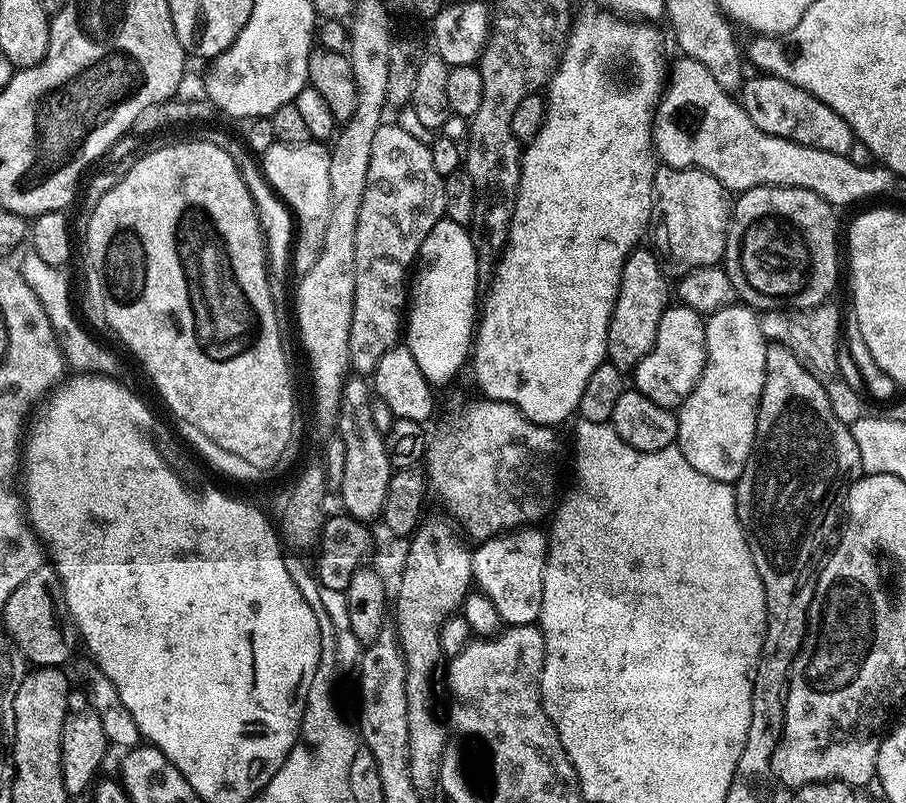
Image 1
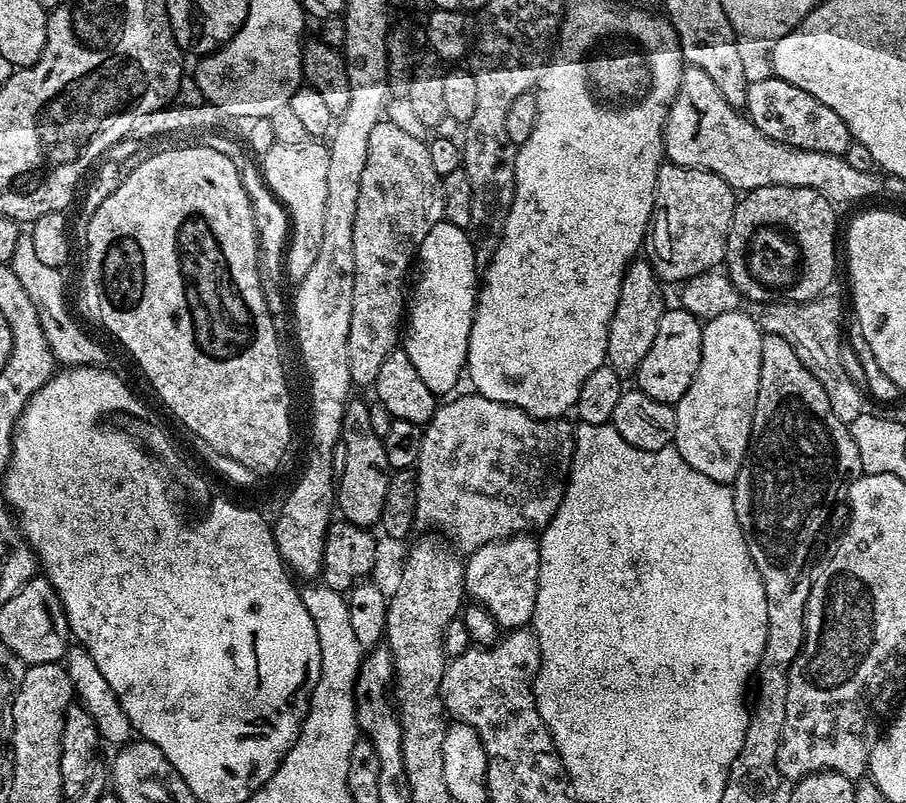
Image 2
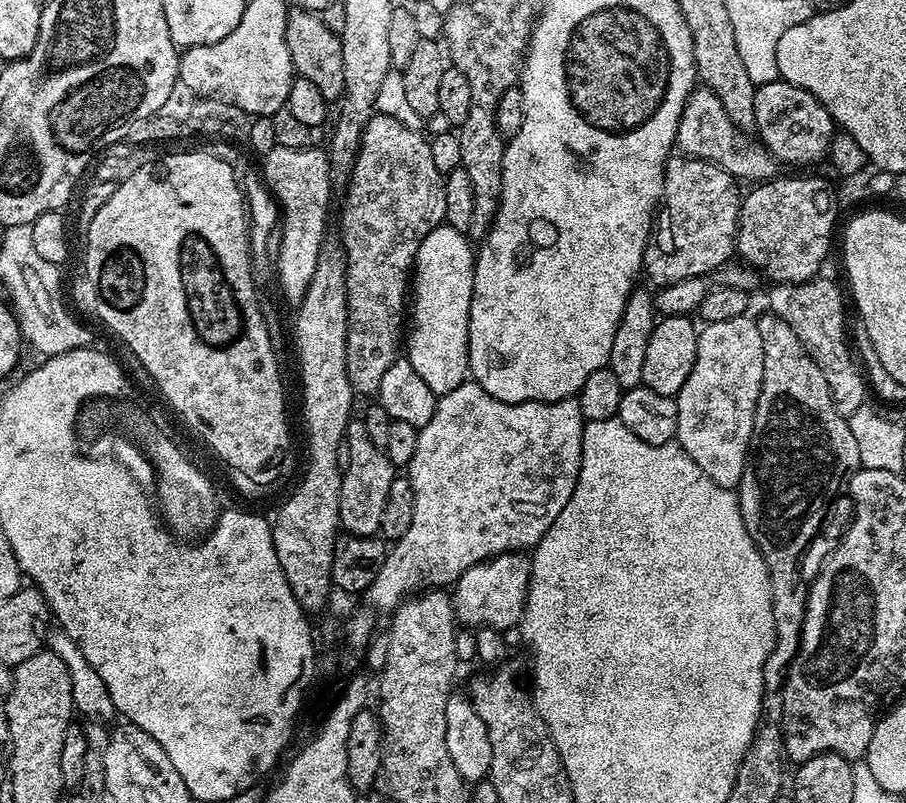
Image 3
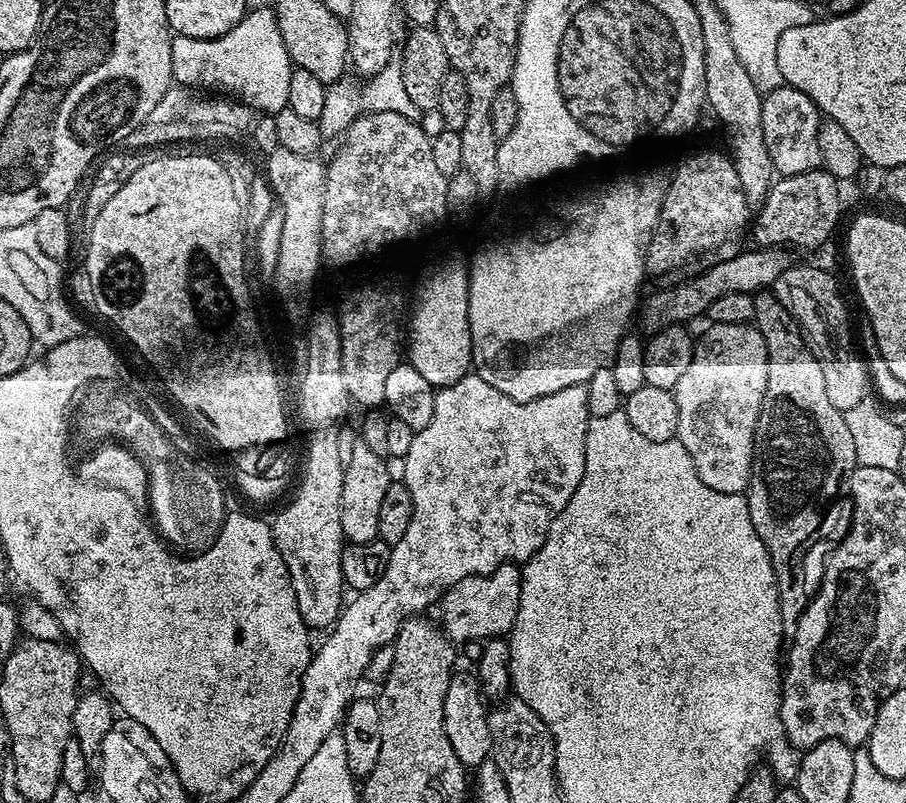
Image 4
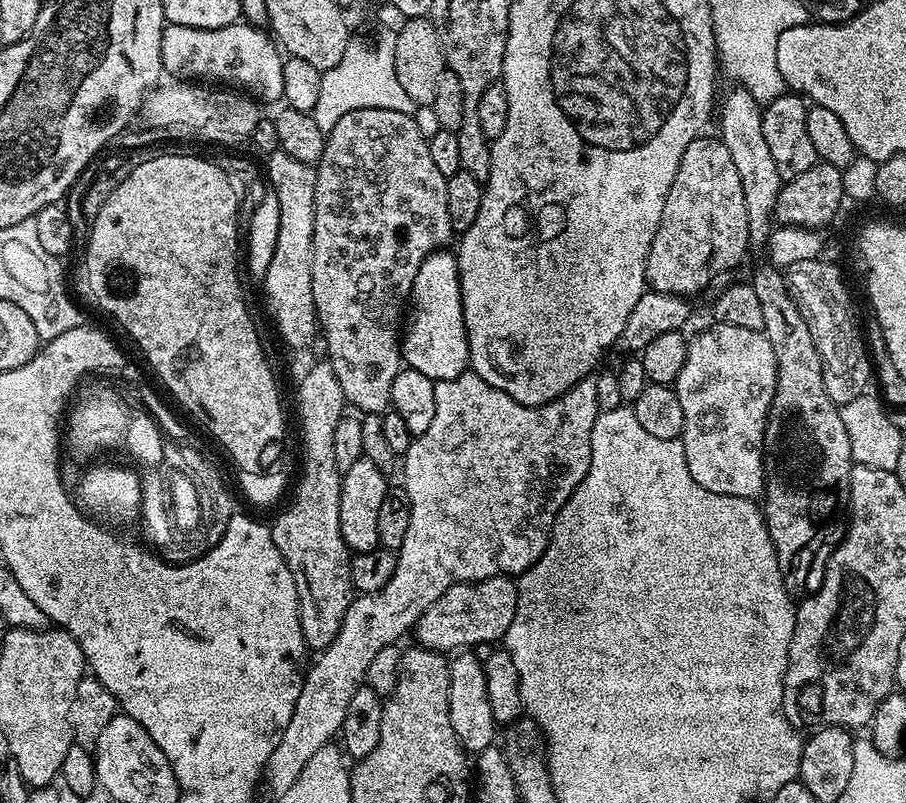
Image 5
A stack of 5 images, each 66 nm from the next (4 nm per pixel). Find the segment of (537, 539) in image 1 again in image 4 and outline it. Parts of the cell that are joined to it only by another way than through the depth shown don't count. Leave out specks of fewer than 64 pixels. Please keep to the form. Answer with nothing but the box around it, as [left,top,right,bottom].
[439,564,523,642]

